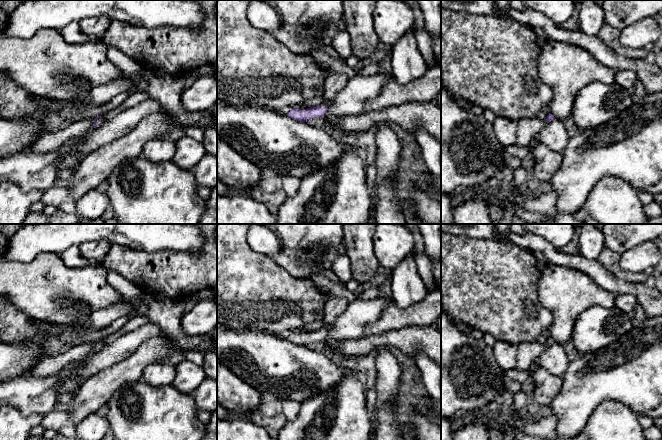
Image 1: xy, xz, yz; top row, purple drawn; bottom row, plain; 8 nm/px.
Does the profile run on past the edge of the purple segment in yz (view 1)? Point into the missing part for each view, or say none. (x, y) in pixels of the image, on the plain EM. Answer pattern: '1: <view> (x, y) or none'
1: none

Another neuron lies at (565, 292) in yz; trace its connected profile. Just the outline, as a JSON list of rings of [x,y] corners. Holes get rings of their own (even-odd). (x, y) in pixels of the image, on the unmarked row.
[[[549,264],[540,272],[538,295],[553,315],[550,337],[563,345],[571,341],[579,314],[593,306],[615,306],[615,295],[599,287],[588,275],[569,267]]]

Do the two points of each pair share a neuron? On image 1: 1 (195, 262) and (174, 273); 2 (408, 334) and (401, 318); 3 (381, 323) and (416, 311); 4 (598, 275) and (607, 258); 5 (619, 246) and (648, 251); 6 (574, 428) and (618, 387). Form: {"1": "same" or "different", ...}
{"1": "same", "2": "different", "3": "same", "4": "different", "5": "different", "6": "same"}

